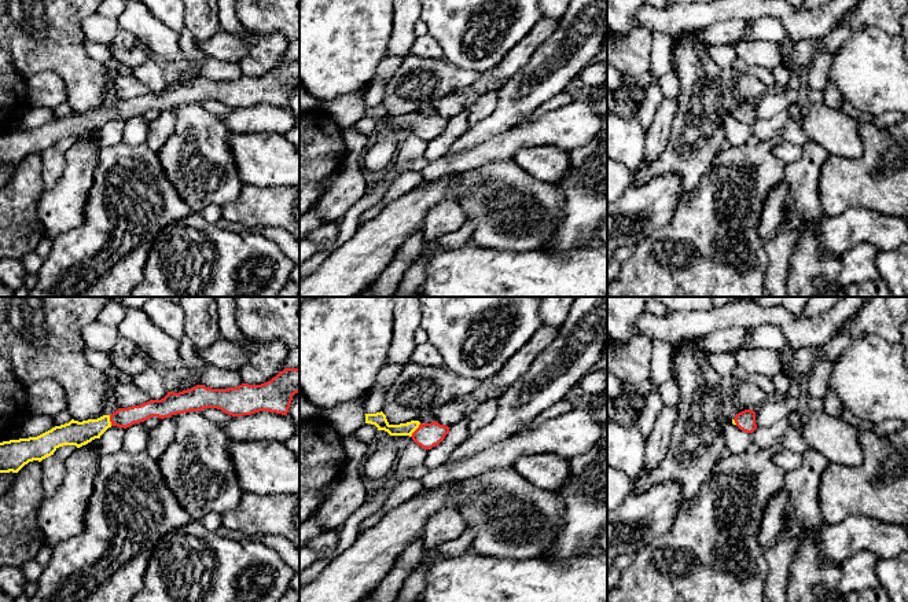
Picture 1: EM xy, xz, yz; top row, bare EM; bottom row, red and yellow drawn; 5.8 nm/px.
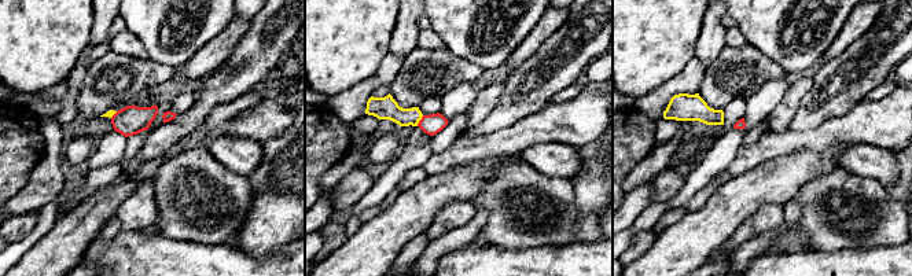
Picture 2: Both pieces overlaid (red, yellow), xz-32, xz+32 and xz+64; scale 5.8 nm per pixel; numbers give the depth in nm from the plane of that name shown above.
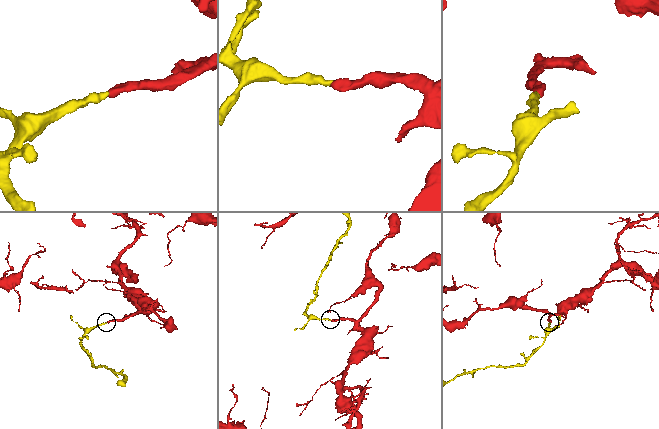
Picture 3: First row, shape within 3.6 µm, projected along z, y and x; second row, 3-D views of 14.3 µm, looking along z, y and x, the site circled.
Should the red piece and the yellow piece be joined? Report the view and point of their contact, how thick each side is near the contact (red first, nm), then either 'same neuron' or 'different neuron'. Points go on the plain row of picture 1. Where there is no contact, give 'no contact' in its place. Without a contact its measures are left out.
contact xz (415, 123); calibres 140 and 80 nm; same neuron

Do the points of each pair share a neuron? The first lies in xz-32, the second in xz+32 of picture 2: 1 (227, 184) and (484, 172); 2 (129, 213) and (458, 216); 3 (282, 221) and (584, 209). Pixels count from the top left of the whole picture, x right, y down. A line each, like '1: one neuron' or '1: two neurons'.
1: two neurons
2: one neuron
3: one neuron

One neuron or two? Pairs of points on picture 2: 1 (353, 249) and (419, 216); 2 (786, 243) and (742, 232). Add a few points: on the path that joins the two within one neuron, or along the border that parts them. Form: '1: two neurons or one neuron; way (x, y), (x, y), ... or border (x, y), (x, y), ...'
1: one neuron; way (370, 249), (403, 221)
2: one neuron; way (776, 232), (772, 228), (753, 228)

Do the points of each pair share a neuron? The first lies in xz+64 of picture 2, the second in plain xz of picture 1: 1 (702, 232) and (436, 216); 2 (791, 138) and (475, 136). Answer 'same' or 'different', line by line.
1: different
2: different

